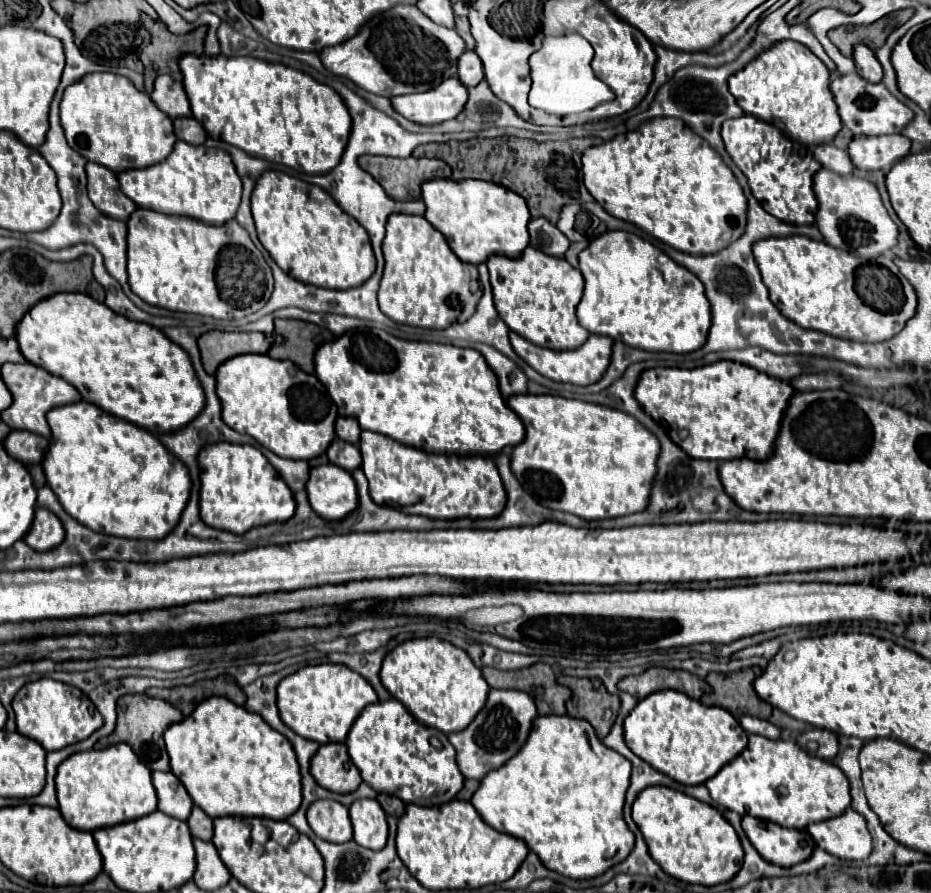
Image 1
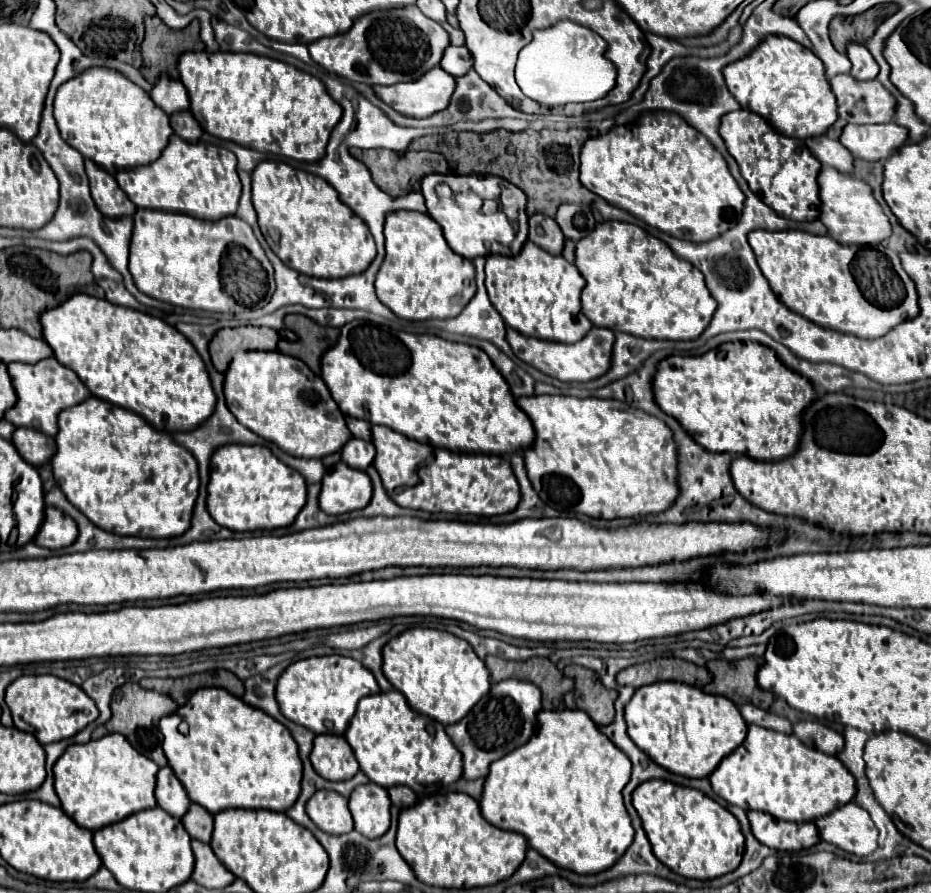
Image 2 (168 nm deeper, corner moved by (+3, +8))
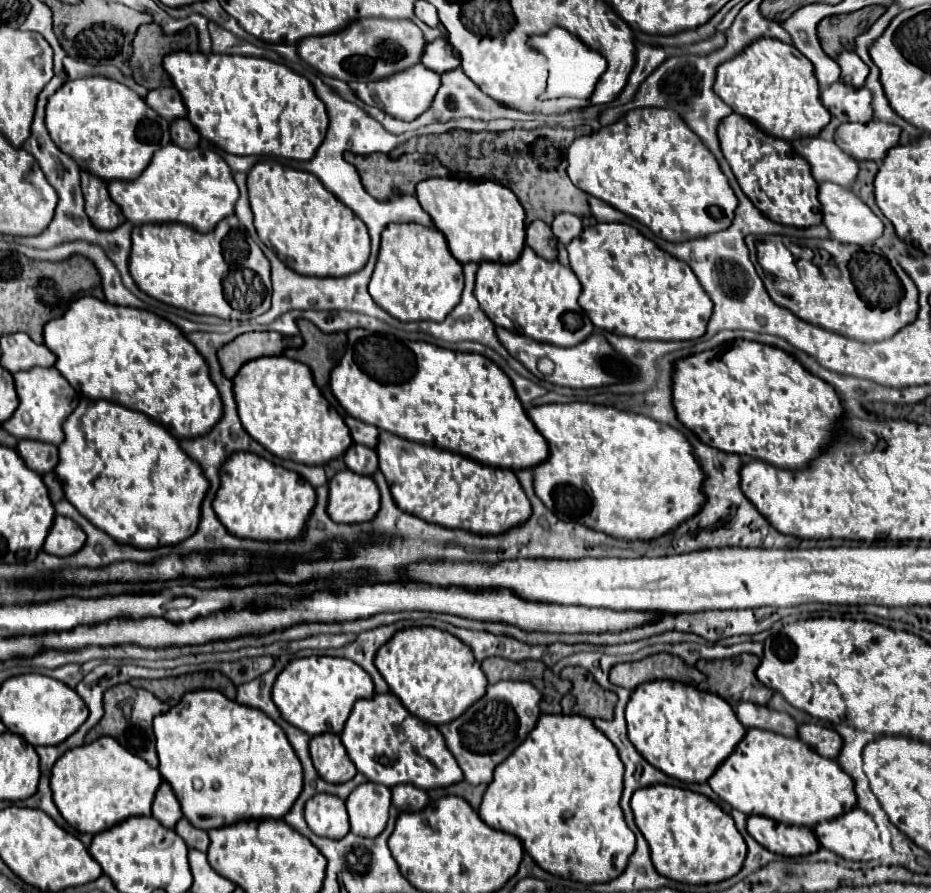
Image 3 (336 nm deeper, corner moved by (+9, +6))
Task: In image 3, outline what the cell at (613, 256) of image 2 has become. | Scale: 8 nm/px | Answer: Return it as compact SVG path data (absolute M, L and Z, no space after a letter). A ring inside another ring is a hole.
M623 223L591 225L567 245L567 251L571 269L583 285L579 305L597 329L659 341L699 339L705 333L713 303L695 273L685 261L661 251L635 227Z

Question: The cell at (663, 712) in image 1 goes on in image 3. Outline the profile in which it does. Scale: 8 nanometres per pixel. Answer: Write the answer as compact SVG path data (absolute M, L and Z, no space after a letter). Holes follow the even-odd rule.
M677 681L639 685L631 693L625 719L633 747L653 767L683 783L705 783L745 735L745 727L725 699Z

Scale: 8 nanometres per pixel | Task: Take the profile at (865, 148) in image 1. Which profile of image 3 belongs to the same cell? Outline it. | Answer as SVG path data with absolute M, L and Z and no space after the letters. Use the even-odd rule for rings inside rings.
M883 121L869 123L843 123L837 127L835 143L849 153L853 159L863 161L883 161L887 151L899 143L901 129Z

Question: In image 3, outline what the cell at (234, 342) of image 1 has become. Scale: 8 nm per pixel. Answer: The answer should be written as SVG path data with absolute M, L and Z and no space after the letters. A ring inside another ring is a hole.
M275 331L263 333L243 333L235 337L231 343L223 345L217 351L221 371L225 377L235 377L239 367L251 359L265 357L265 355L281 355L285 349L283 335Z

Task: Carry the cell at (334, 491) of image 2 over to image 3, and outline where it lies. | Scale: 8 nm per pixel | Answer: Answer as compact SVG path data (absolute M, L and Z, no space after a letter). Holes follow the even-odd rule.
M349 469L339 471L329 481L329 499L327 499L327 513L337 523L361 523L375 517L379 509L379 489L375 481L367 475L357 475Z

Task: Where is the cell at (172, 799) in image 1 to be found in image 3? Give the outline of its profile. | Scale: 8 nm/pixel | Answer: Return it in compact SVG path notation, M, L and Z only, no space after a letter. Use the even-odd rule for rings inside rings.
M163 781L155 793L153 817L157 817L157 821L161 821L169 829L173 829L175 823L183 817L181 805L179 805L179 801L177 801L177 797L167 781Z

